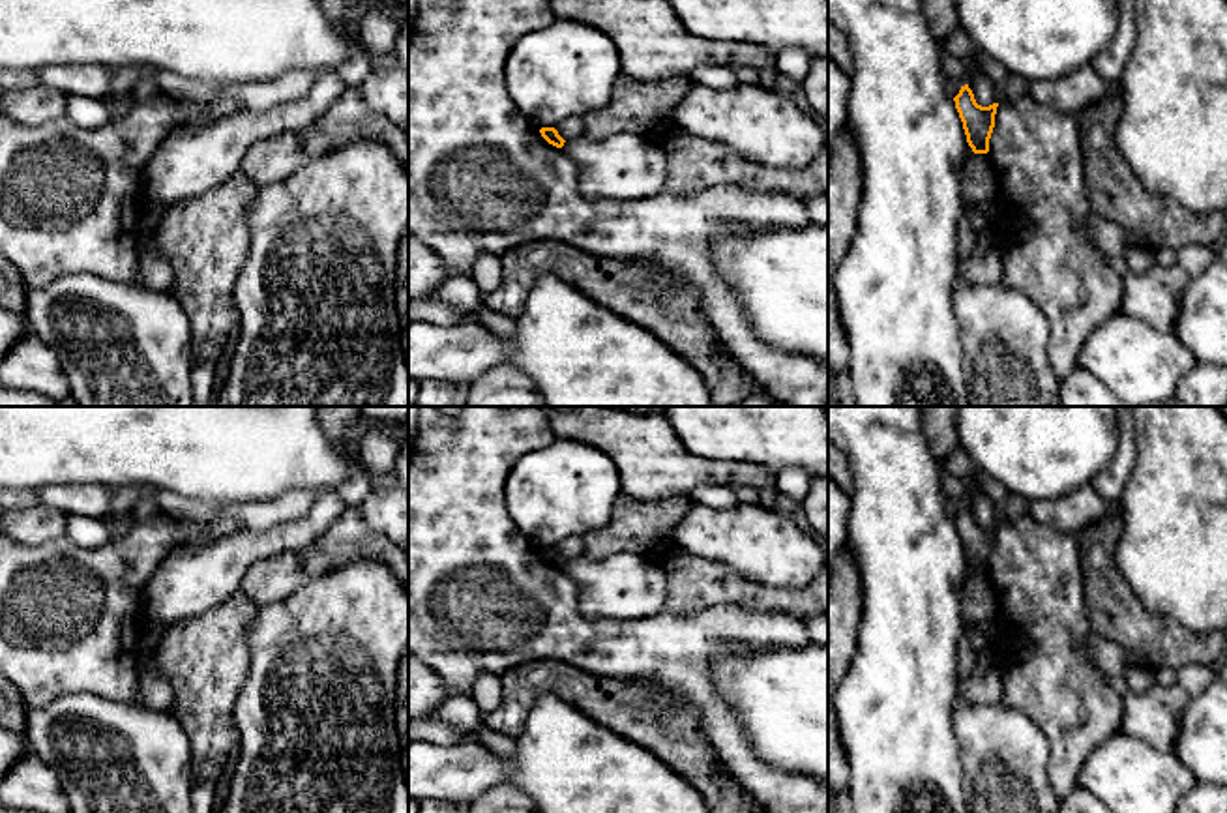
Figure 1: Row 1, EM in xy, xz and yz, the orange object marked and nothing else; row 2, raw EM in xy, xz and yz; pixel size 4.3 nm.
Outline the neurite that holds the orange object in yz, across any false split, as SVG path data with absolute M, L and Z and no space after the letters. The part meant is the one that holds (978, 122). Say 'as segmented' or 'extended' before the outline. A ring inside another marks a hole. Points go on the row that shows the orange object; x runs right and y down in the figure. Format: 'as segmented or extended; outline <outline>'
as segmented; outline M968 84L961 86L954 101L963 122L968 146L974 154L987 154L998 103L989 107L978 105Z

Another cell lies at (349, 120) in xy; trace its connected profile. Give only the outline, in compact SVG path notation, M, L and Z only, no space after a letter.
M350 86L311 126L255 142L244 155L240 170L264 187L358 140L380 142L403 165L408 163L408 135L392 120L371 111L358 86Z

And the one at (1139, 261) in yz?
M1130 247L1126 251L1126 262L1128 262L1130 272L1145 273L1152 266L1156 266L1156 257L1154 257L1154 251L1150 251L1150 249Z

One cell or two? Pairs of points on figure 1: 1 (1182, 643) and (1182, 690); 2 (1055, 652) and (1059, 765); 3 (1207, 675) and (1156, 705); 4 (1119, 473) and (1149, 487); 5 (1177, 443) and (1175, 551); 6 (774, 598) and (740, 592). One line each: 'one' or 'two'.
1: two
2: one
3: one
4: two
5: one
6: one

